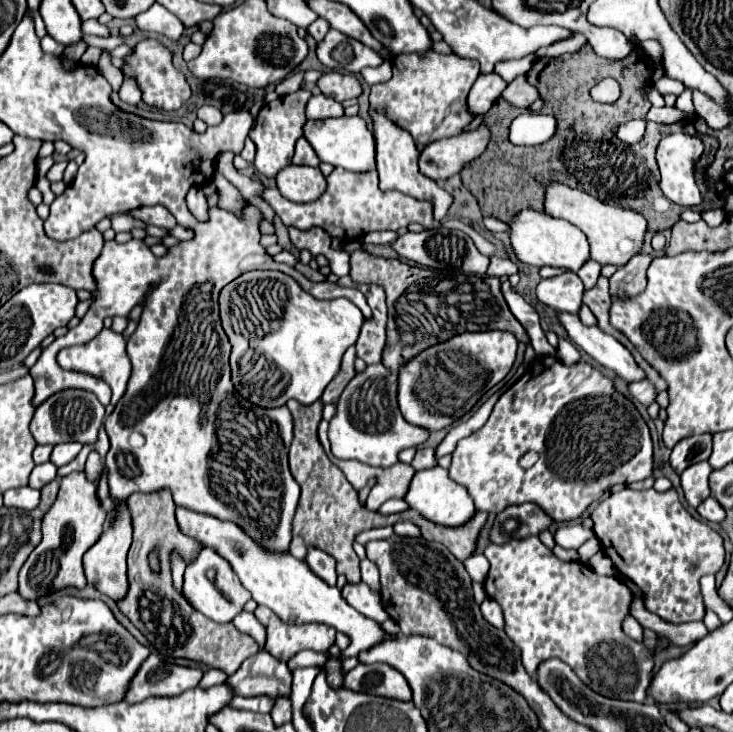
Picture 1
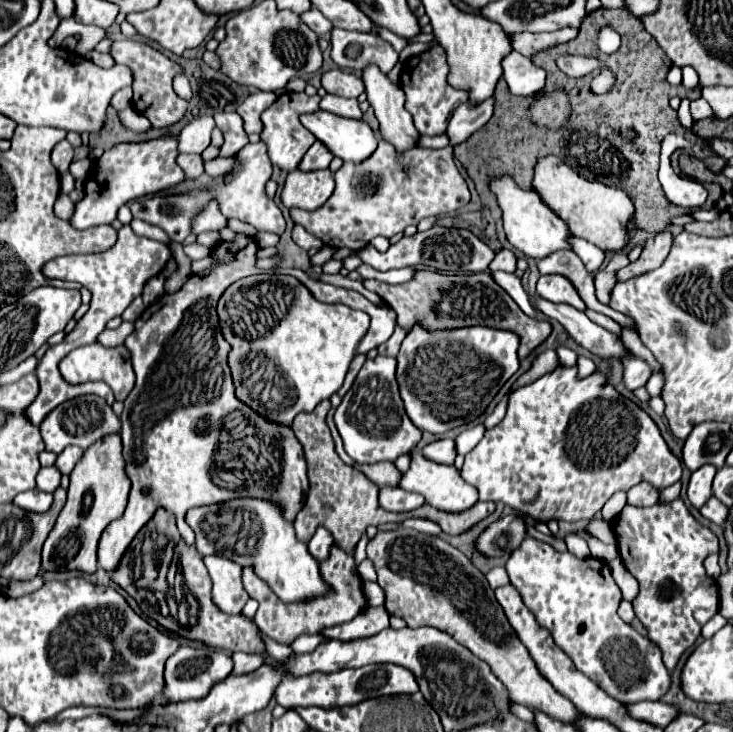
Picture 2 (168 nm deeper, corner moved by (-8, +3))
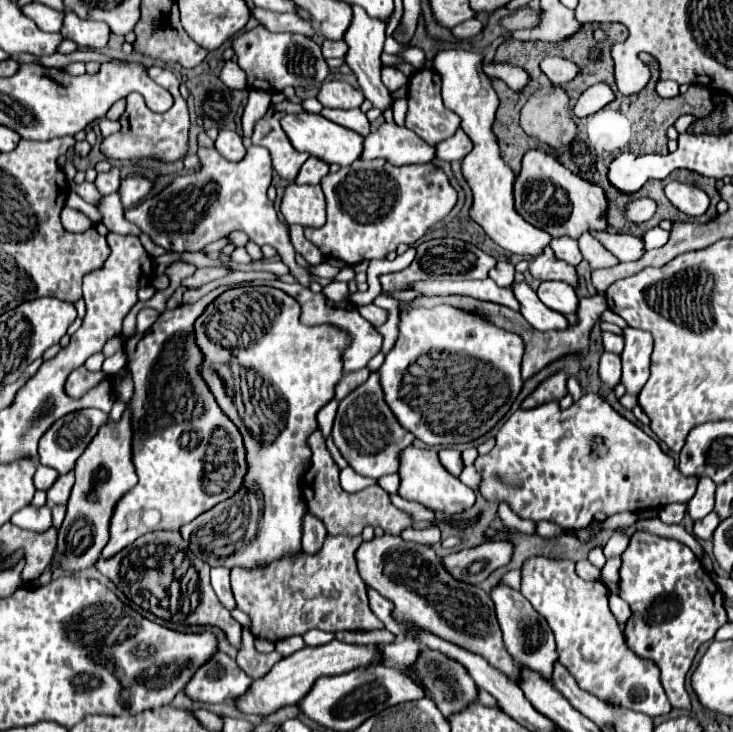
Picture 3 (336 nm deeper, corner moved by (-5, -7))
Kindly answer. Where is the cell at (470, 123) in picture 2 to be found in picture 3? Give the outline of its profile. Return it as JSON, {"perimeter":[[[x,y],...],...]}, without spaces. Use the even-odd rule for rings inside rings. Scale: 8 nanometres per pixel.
{"perimeter":[[[458,129],[450,139],[436,145],[436,157],[442,161],[464,159],[464,155],[468,155],[470,151],[472,151],[472,141],[462,129]]]}

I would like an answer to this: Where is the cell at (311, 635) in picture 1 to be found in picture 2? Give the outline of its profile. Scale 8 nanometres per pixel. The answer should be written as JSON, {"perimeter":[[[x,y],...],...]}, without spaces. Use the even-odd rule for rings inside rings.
{"perimeter":[[[333,543],[329,557],[319,563],[319,569],[321,569],[323,581],[331,587],[329,593],[325,593],[321,597],[313,597],[309,601],[281,603],[281,599],[275,597],[275,593],[269,589],[269,585],[265,585],[265,581],[261,581],[253,573],[253,567],[243,567],[243,587],[249,593],[249,597],[259,603],[259,609],[255,615],[255,625],[263,633],[267,633],[271,639],[275,639],[277,643],[289,645],[301,633],[319,633],[325,627],[333,627],[333,625],[351,621],[357,613],[361,613],[367,607],[367,599],[363,593],[363,581],[357,573],[357,565],[355,565],[355,551],[345,553],[345,551],[341,551],[341,547],[337,547]]]}

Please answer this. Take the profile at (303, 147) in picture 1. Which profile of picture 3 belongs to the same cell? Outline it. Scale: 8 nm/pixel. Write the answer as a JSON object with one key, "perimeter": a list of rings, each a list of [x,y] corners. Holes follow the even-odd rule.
{"perimeter":[[[308,157],[306,163],[302,165],[298,177],[296,177],[296,183],[310,183],[310,185],[316,185],[322,181],[322,177],[328,175],[328,165],[318,159],[318,157]]]}

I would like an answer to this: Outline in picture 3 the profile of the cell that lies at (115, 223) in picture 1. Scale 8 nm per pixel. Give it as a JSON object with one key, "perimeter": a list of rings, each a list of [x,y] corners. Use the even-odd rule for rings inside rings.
{"perimeter":[[[252,145],[248,149],[248,153],[244,155],[242,161],[234,163],[224,159],[216,149],[198,149],[198,157],[202,161],[202,169],[198,173],[188,173],[182,177],[176,177],[172,181],[172,185],[168,185],[162,193],[144,199],[142,203],[126,209],[126,219],[132,221],[134,225],[138,225],[144,233],[148,233],[154,243],[162,245],[164,249],[172,249],[172,251],[200,251],[204,245],[208,245],[210,241],[218,241],[224,235],[228,235],[234,229],[244,231],[254,243],[262,245],[272,245],[280,255],[282,261],[290,267],[292,275],[298,279],[298,283],[302,283],[304,287],[310,285],[310,279],[306,275],[306,269],[298,267],[294,261],[294,247],[288,241],[288,229],[286,225],[278,219],[272,201],[266,197],[266,189],[272,183],[272,163],[270,163],[270,153],[264,147],[256,147]]]}

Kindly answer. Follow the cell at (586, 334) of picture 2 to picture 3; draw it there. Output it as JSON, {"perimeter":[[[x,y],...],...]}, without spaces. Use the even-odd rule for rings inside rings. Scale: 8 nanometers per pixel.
{"perimeter":[[[524,281],[522,283],[514,283],[512,291],[516,295],[516,299],[520,301],[522,309],[520,313],[524,315],[524,319],[536,327],[538,331],[550,331],[550,329],[564,329],[570,327],[568,319],[562,317],[562,313],[550,311],[536,295],[536,291],[532,291]]]}

